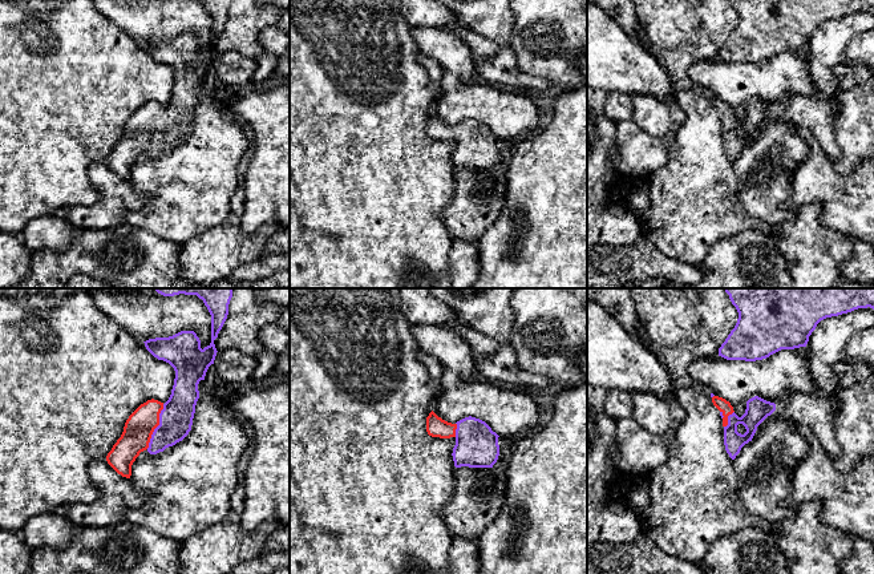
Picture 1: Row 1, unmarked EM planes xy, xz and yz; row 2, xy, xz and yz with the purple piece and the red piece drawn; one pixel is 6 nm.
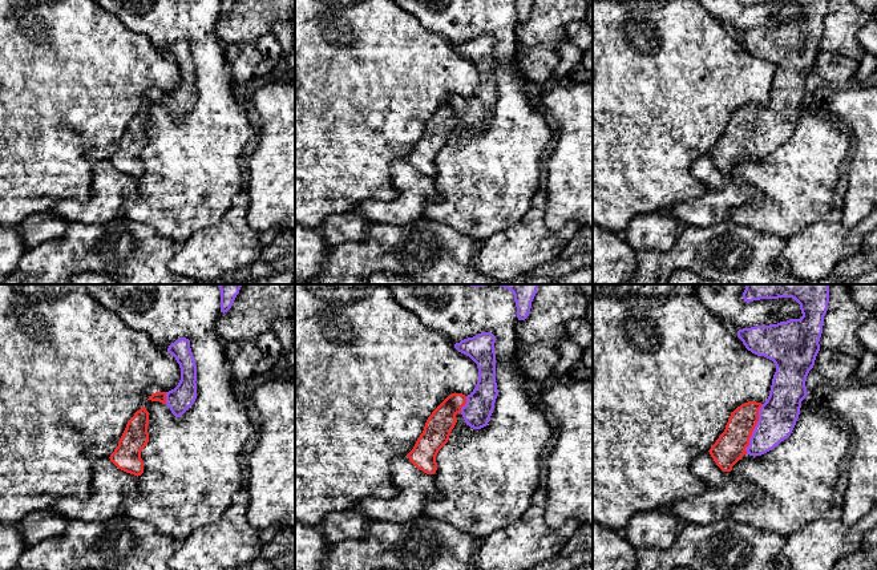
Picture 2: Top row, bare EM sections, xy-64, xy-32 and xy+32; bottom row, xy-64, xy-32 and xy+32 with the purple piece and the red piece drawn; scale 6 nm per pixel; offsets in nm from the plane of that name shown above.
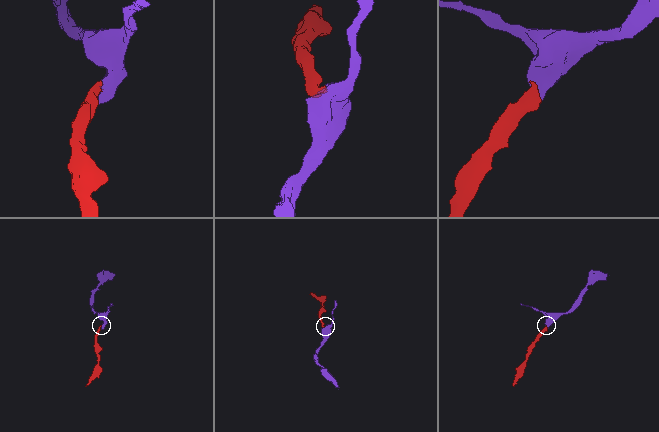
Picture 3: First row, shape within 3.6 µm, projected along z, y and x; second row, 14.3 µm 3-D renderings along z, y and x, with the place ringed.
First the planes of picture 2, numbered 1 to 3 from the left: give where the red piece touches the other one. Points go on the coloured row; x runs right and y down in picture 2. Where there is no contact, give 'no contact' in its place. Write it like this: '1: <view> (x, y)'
1: xy-64 (166, 397)
2: xy-32 (465, 404)
3: xy+32 (754, 429)

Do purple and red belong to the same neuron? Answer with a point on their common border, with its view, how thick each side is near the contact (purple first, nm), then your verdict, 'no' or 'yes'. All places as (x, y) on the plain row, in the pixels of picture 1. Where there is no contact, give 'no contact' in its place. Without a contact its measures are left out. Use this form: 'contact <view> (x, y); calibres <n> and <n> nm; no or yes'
contact xy (157, 129); calibres 200 and 180 nm; yes

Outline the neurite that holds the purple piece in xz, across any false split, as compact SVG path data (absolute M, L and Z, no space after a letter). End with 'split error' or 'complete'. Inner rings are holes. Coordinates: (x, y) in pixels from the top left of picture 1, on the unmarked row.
M432 113L426 120L426 134L432 140L456 141L452 155L456 170L493 170L498 162L499 138L480 121L469 118L452 126Z; split error

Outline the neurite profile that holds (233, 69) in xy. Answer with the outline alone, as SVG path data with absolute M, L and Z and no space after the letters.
M238 52L219 53L214 62L220 84L238 89L252 81L256 68L255 60L244 57Z

